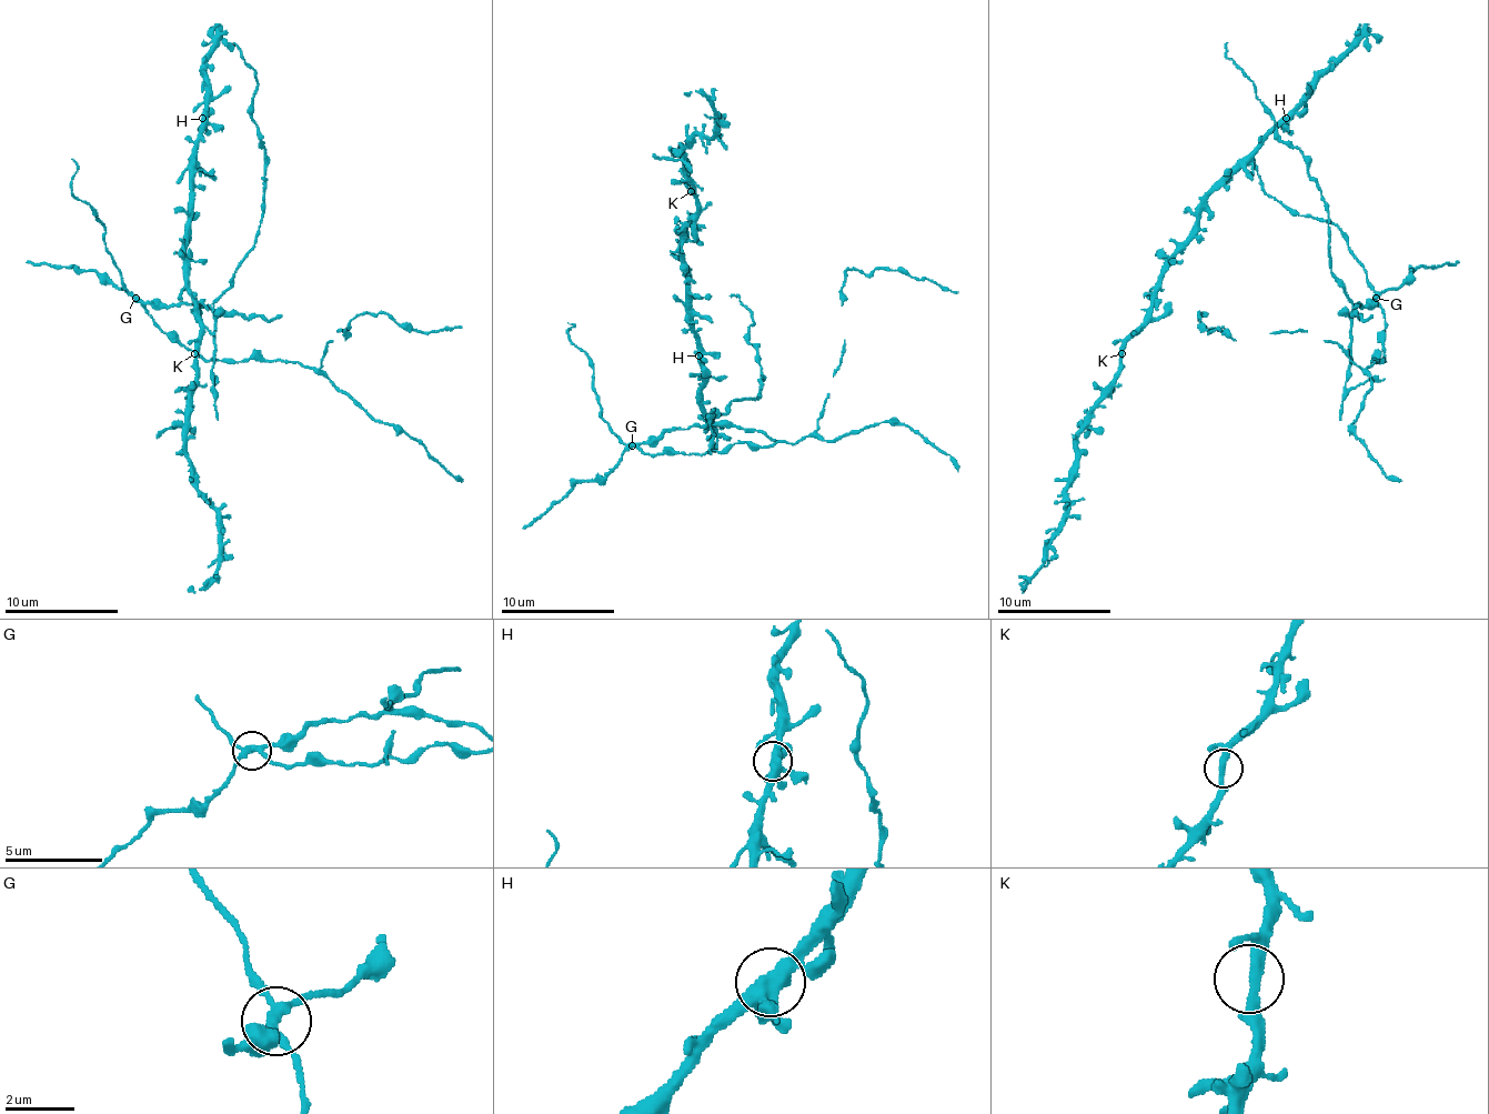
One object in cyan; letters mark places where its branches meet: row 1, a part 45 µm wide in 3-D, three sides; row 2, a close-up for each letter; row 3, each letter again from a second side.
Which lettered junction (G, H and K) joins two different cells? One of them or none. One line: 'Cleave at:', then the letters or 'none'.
Cleave at: G

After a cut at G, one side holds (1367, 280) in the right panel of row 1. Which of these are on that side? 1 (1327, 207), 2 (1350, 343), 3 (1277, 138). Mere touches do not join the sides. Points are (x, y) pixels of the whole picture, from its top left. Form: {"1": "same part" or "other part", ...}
{"1": "other part", "2": "other part", "3": "other part"}

